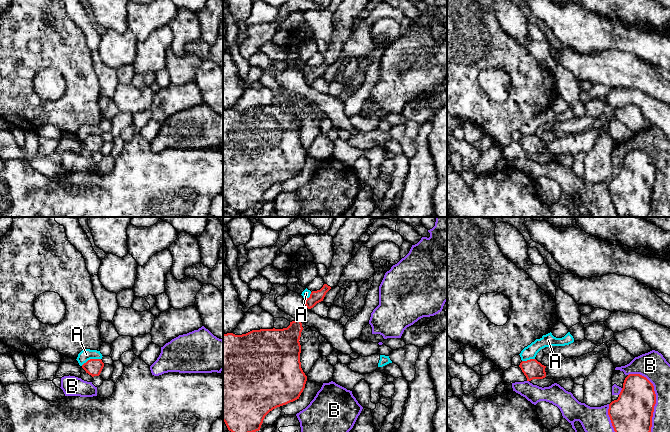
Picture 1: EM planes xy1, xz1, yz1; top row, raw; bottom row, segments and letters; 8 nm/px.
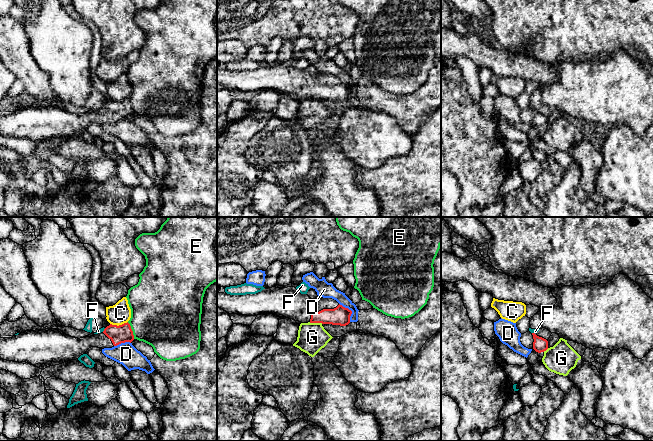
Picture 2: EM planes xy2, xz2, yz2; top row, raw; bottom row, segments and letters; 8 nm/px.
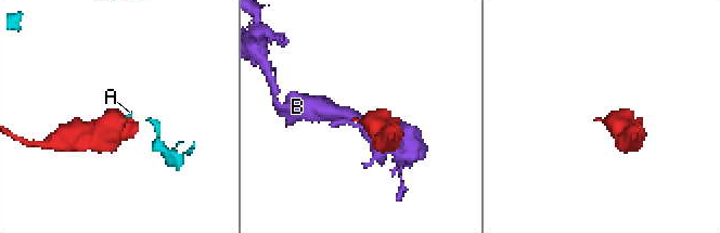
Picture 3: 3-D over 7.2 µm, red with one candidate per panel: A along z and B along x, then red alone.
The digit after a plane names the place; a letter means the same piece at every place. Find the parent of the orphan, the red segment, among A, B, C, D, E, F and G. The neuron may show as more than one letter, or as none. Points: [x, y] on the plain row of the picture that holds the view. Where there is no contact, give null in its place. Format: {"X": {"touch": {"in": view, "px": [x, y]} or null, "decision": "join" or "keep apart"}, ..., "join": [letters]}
{"A": {"touch": {"in": "xy1", "px": [90, 135]}, "decision": "keep apart"}, "B": {"touch": {"in": "yz1", "px": [655, 177]}, "decision": "keep apart"}, "C": {"touch": {"in": "xy2", "px": [119, 101]}, "decision": "keep apart"}, "D": {"touch": {"in": "xz2", "px": [350, 86]}, "decision": "keep apart"}, "E": {"touch": {"in": "xy2", "px": [131, 106]}, "decision": "keep apart"}, "F": {"touch": {"in": "xy2", "px": [104, 106]}, "decision": "keep apart"}, "G": {"touch": {"in": "xz2", "px": [316, 98]}, "decision": "keep apart"}, "join": []}

